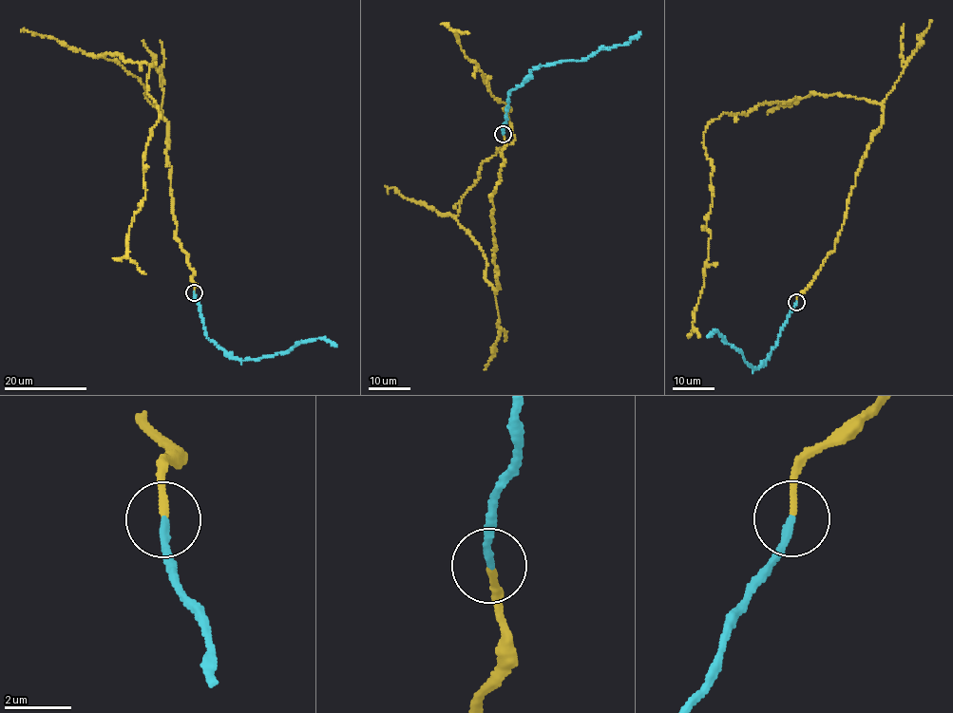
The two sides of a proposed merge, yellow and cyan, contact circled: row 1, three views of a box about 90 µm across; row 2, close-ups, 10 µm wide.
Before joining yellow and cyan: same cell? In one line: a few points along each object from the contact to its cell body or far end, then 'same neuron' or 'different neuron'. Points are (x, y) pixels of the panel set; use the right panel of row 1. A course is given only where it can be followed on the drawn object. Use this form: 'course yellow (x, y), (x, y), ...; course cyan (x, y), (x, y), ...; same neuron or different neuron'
course yellow (796, 302), (834, 250), (883, 104), (812, 94), (722, 113), (707, 125), (713, 202), (694, 311), (699, 336); course cyan (796, 302), (768, 359), (756, 368), (751, 367), (744, 360), (740, 349), (724, 340), (716, 330), (707, 336); different neuron

